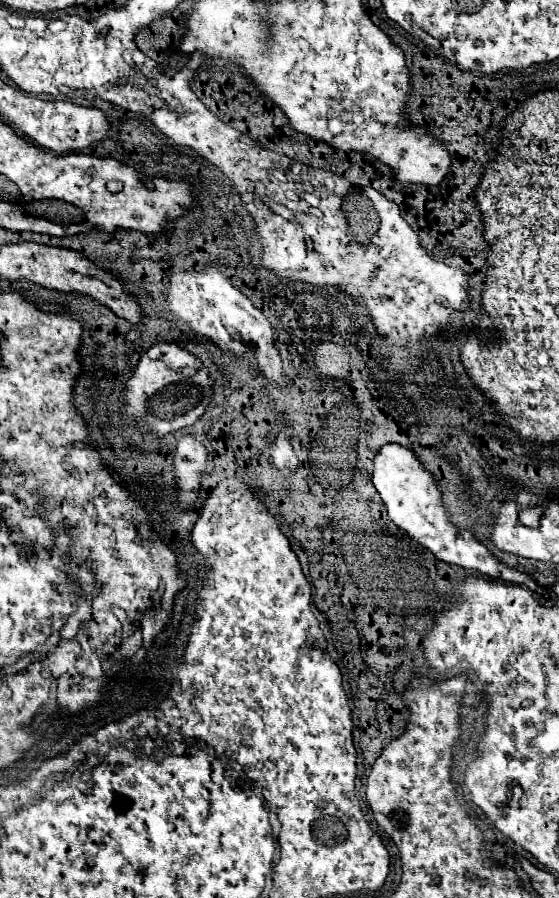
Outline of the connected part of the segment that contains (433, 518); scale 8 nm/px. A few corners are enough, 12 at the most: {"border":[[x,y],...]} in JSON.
{"border":[[412,449],[374,457],[390,521],[440,561],[542,593],[472,531],[448,523]]}

